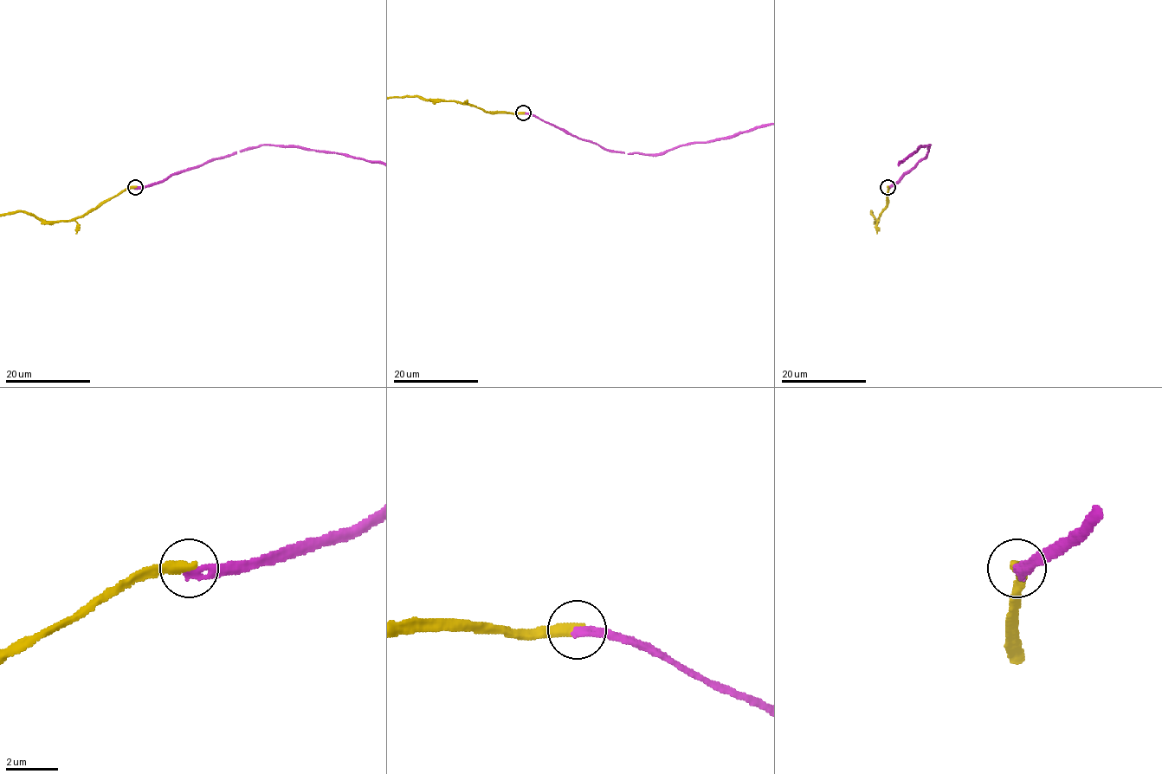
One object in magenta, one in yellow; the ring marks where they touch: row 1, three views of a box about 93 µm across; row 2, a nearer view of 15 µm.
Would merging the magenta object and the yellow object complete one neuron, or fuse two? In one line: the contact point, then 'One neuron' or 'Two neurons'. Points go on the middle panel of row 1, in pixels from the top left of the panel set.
Place: (523, 112). Two neurons

